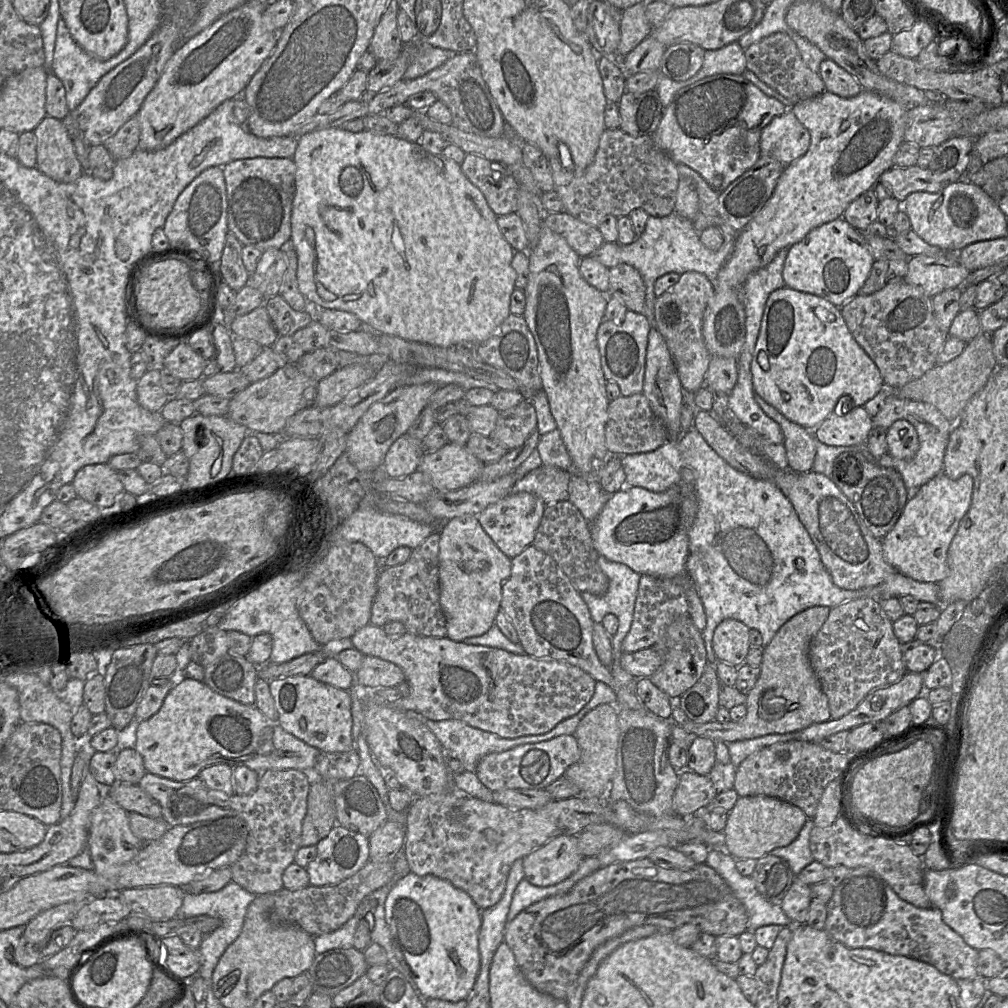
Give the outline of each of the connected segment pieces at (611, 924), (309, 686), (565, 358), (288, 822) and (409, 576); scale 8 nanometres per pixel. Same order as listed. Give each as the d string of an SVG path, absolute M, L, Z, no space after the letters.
M641 858L602 866L578 881L569 891L533 903L507 923L504 940L513 952L521 973L532 986L556 999L566 1001L569 988L594 951L609 939L641 925L654 925L660 930L672 931L688 923L714 937L738 937L748 929L748 914L726 881L705 863L696 864L688 871L681 871L666 869L648 858Z
M310 675L269 682L278 713L278 723L289 734L321 752L344 753L355 750L352 737L352 699L346 690L315 680Z
M542 225L538 243L527 252L529 280L524 288L526 308L522 316L536 343L542 388L576 471L583 478L596 478L597 472L610 455L605 444L605 425L609 405L606 392L607 380L602 371L597 344L597 330L603 320L608 296L591 286L582 277L579 270L581 257L564 237L549 227Z
M267 770L258 774L257 788L246 795L227 795L211 790L198 778L175 781L148 772L138 783L159 803L162 819L169 827L226 816L243 819L248 827L247 844L240 858L229 867L231 882L255 895L273 894L284 887L282 875L294 863L295 854L300 848L302 823L307 813L311 786L309 773L303 771Z
M439 531L412 549L409 559L399 565L382 567L376 583L376 594L369 623L383 627L389 621L400 621L414 635L446 637L446 618L439 602Z

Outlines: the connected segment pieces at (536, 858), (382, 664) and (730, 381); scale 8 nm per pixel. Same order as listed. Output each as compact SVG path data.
M557 836L523 858L524 878L539 887L556 885L570 877L583 858L577 836Z
M365 656L361 667L355 672L355 683L365 688L397 687L403 681L405 681L405 675L399 666L374 656Z
M712 356L706 374L705 386L713 392L729 394L738 378L738 361L736 358Z

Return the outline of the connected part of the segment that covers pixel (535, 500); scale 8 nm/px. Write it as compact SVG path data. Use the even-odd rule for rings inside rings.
M510 493L496 503L488 506L479 514L477 519L483 530L496 546L510 559L519 555L532 545L537 528L539 527L546 505L539 497L527 493Z

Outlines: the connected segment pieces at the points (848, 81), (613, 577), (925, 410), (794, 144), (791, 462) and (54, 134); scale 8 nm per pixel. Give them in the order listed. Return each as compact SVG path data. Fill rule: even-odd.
M826 58L821 62L819 75L824 82L825 90L840 97L853 97L862 91L858 81L830 59Z
M601 555L598 556L598 565L600 566L602 572L609 579L609 588L607 592L600 596L588 592L582 592L581 596L588 606L591 618L594 623L601 623L604 616L609 613L614 614L618 618L619 626L617 632L612 636L612 647L613 661L615 662L615 660L619 660L620 662L620 657L623 654L622 642L632 625L641 575L633 571L625 564L609 561Z
M887 390L884 405L879 412L872 417L872 425L873 427L889 428L890 425L898 419L905 419L915 427L919 440L918 451L913 458L908 460L896 459L889 453L885 453L876 462L882 467L891 467L899 472L906 489L909 492L915 492L919 487L942 472L949 434L954 424L932 404L900 398L895 392Z
M787 109L775 116L761 131L760 155L776 159L783 165L789 165L803 156L811 142L809 131Z
M758 398L756 401L762 410L779 424L782 430L788 469L796 473L811 471L816 456L816 438L813 430L808 430L792 422L763 398Z
M46 116L33 130L36 168L53 180L76 181L84 173L76 156L71 134L62 120Z

